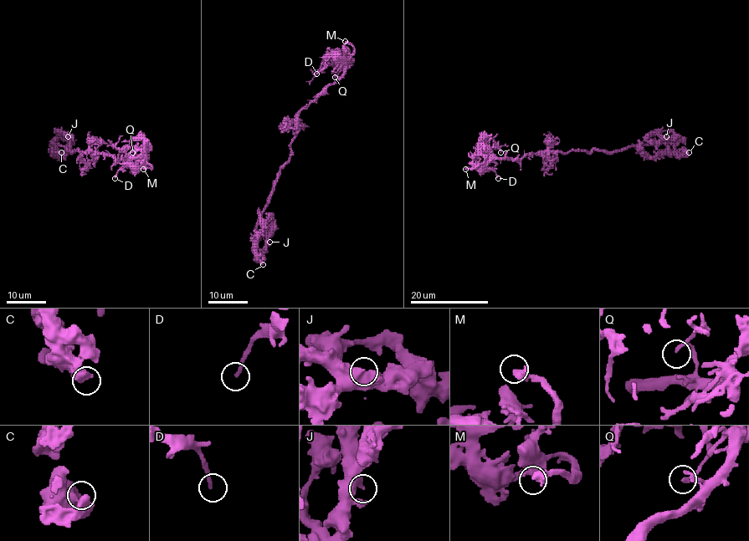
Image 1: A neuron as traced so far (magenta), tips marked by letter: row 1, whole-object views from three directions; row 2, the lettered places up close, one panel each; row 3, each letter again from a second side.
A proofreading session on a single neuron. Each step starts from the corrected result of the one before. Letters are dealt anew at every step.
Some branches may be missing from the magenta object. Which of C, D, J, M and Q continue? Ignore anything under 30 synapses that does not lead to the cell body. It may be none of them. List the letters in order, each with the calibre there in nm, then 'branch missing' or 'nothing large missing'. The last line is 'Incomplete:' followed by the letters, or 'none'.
C: calibre 700 nm; nothing large missing
D: calibre 170 nm; nothing large missing
J: calibre 650 nm; nothing large missing
M: calibre 440 nm; branch missing
Q: calibre 200 nm; nothing large missing
Incomplete: M

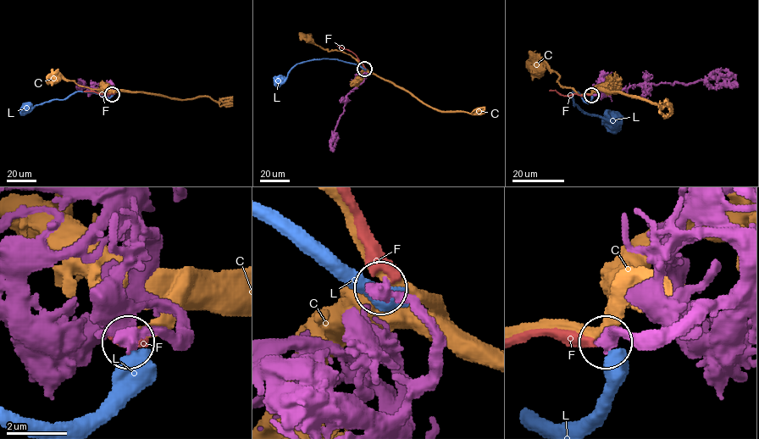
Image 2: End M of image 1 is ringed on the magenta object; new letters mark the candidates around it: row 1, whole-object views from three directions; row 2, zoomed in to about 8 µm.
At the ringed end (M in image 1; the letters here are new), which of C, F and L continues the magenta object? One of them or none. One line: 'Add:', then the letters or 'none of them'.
Add: none of them

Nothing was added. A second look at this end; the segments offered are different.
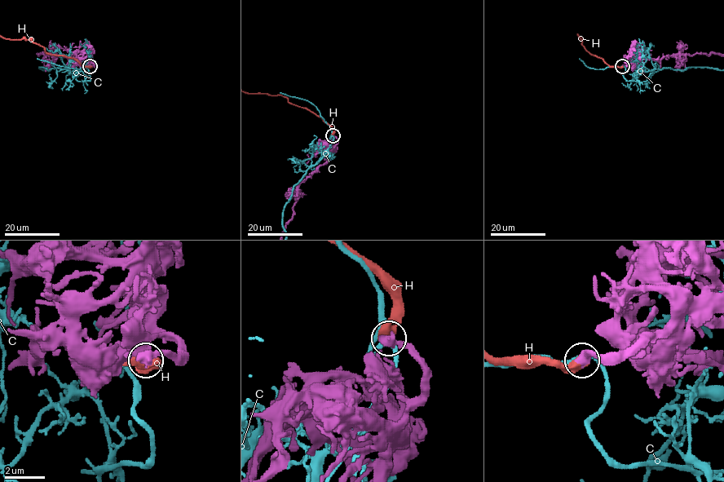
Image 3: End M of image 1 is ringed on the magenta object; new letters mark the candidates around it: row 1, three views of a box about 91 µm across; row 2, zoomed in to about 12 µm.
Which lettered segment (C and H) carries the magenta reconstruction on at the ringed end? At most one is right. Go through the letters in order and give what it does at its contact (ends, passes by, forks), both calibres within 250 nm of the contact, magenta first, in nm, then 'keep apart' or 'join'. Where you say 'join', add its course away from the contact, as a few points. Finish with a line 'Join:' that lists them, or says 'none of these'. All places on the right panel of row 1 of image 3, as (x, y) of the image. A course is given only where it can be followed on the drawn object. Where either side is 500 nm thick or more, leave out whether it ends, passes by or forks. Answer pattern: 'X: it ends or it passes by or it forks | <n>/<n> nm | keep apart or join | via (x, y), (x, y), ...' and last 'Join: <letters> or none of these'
C: it passes by | 320/240 nm | keep apart
H: 500/500 nm | join
Join: H

